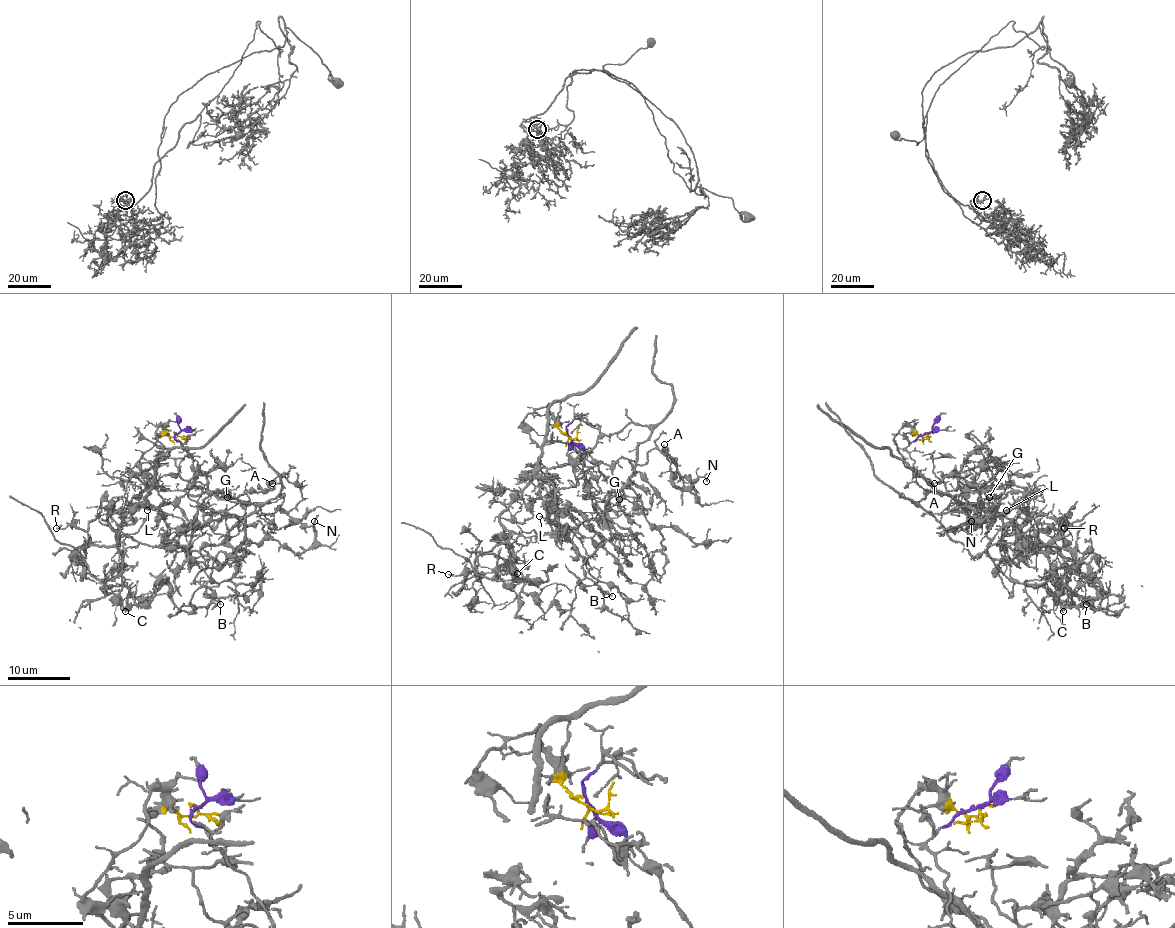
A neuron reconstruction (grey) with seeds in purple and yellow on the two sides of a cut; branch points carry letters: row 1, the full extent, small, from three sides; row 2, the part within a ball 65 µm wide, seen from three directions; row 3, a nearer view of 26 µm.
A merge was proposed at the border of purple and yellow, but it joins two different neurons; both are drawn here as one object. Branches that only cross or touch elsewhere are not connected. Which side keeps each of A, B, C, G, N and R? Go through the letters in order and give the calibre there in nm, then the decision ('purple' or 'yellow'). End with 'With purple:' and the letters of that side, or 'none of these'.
A: 240 nm | purple
B: 130 nm | purple
C: 140 nm | yellow
G: 100 nm | purple
N: 90 nm | purple
R: 200 nm | yellow
With purple: A, B, G, N

